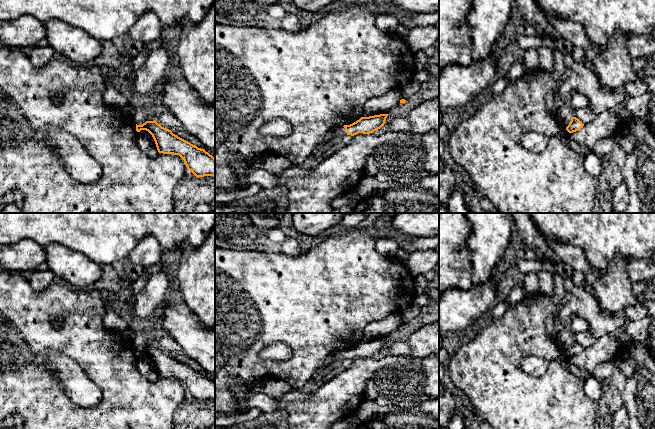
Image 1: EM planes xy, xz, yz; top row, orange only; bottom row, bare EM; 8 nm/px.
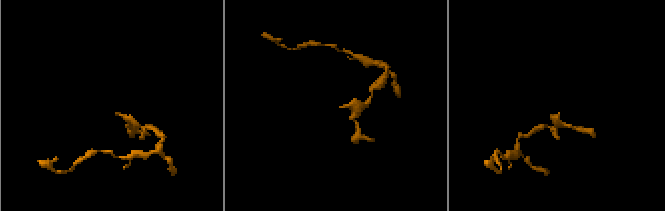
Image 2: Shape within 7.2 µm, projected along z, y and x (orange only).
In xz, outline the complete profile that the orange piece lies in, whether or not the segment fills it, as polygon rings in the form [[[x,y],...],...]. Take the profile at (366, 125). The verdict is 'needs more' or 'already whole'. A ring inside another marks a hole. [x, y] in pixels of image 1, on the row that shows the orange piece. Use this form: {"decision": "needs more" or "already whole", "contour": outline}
{"decision": "needs more", "contour": [[[388,114],[361,117],[350,125],[344,125],[325,134],[325,143],[339,140],[343,135],[354,136],[358,133],[370,134],[384,126]]]}

